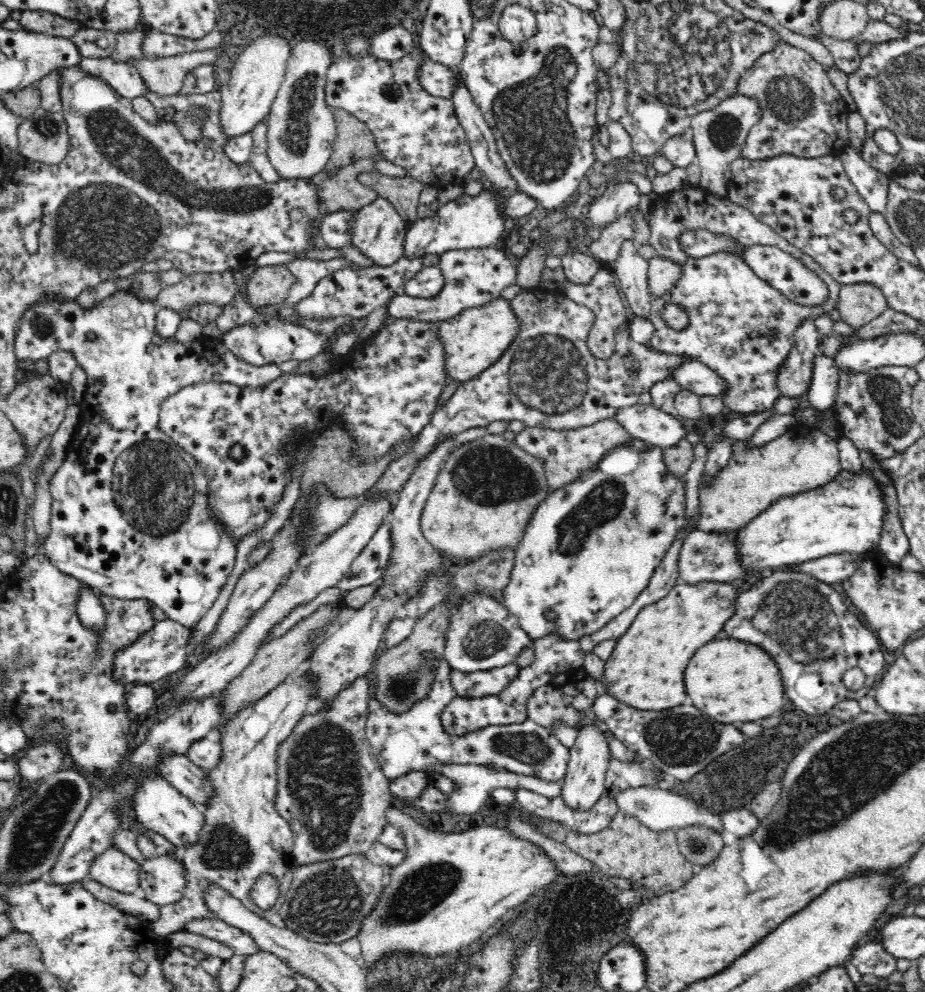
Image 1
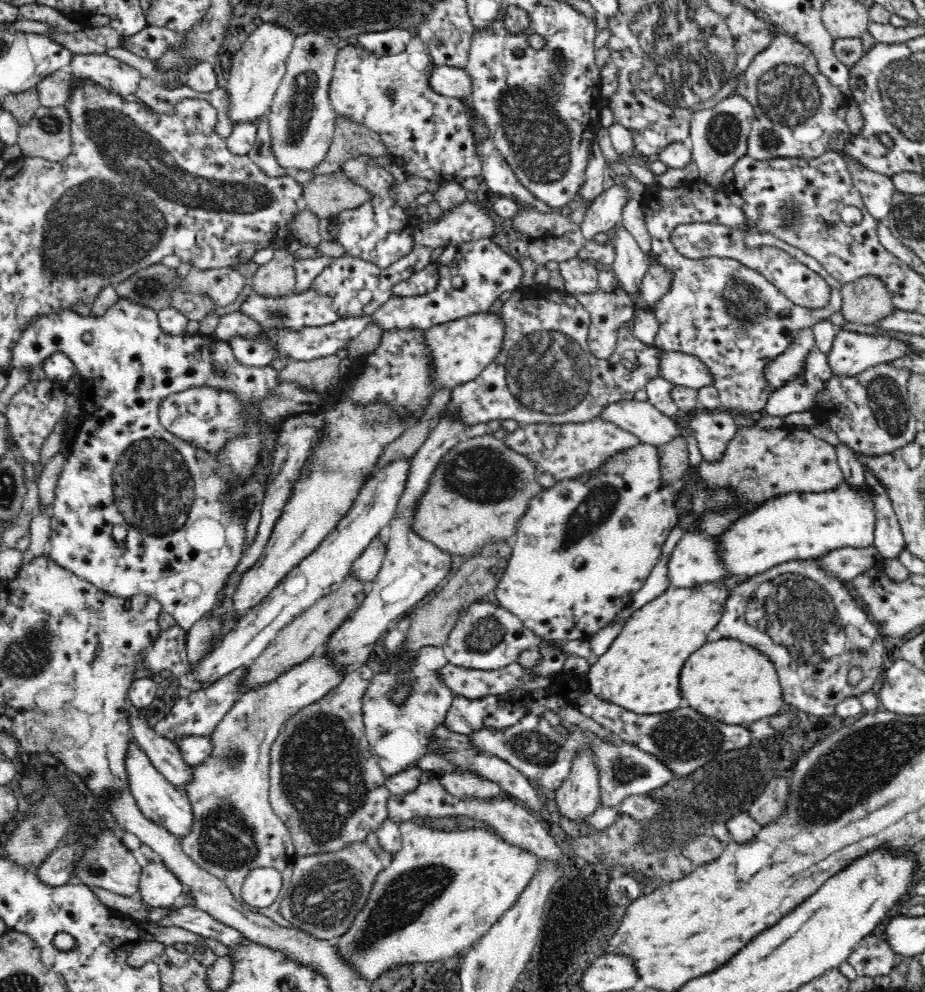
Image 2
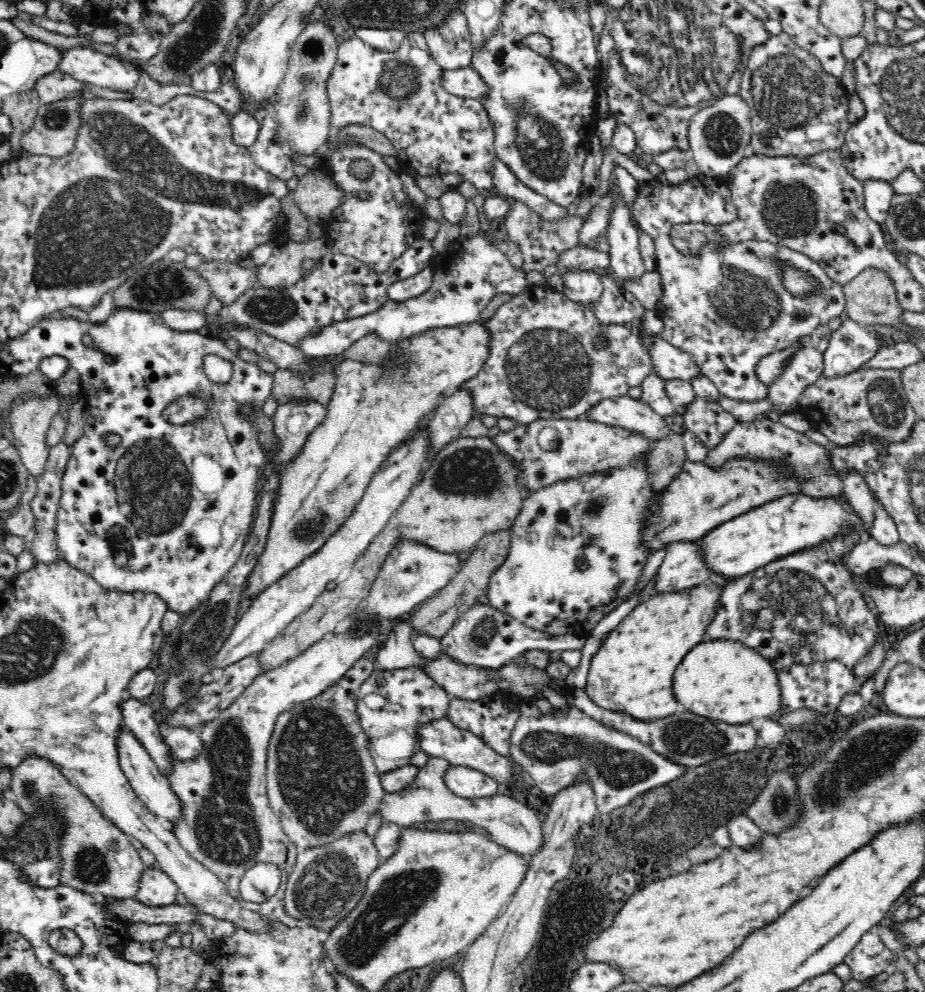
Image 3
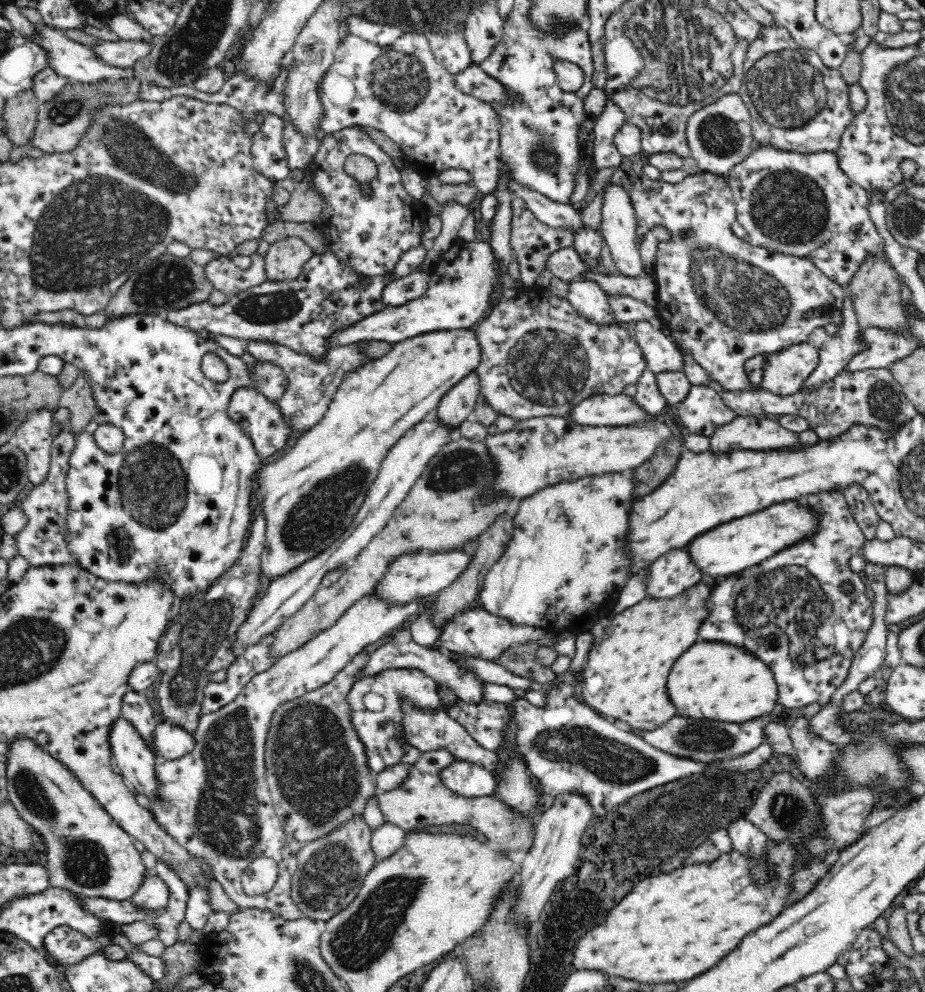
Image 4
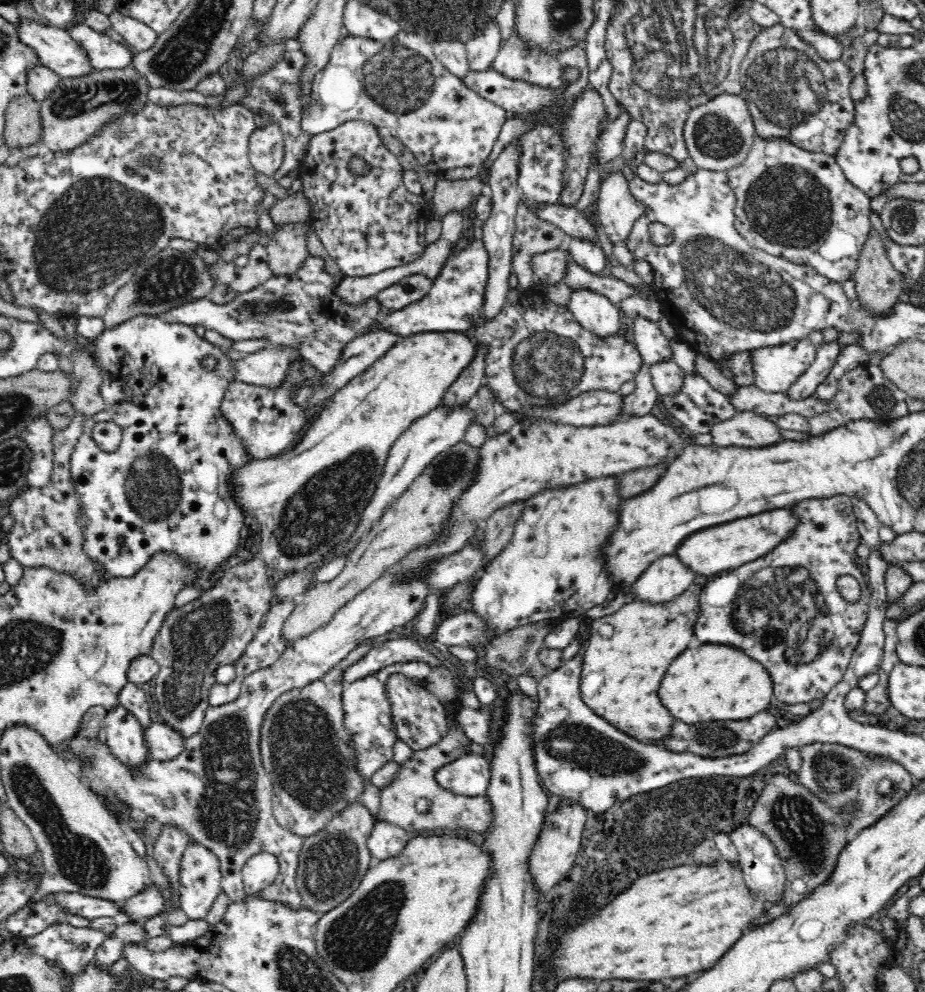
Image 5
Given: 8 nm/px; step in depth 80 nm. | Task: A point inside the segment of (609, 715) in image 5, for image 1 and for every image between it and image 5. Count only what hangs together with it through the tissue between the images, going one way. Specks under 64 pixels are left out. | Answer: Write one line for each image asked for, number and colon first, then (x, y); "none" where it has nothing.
1: (646, 671)
2: (641, 672)
3: (633, 671)
4: (625, 677)

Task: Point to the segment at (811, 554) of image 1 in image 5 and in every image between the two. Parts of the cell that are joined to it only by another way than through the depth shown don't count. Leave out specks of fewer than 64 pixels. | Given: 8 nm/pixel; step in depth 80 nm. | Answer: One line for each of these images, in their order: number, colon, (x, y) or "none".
2: (795, 526)
3: (793, 523)
4: (728, 549)
5: (725, 547)

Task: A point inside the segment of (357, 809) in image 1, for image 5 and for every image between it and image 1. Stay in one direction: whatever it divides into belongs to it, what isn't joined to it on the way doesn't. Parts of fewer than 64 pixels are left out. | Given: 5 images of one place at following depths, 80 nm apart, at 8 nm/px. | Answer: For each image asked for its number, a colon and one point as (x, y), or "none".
2: (325, 784)
3: (322, 782)
4: (319, 779)
5: (306, 750)

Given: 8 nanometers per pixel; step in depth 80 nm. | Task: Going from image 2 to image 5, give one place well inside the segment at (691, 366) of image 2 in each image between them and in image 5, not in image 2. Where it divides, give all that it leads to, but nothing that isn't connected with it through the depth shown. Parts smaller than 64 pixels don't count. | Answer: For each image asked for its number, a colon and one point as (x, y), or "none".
3: (670, 363)
4: (661, 354)
5: (654, 348)

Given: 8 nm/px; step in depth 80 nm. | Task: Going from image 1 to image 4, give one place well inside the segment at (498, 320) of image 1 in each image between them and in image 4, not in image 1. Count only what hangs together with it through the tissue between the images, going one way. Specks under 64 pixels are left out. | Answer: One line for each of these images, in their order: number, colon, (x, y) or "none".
2: (462, 348)
3: (372, 410)
4: (309, 496)

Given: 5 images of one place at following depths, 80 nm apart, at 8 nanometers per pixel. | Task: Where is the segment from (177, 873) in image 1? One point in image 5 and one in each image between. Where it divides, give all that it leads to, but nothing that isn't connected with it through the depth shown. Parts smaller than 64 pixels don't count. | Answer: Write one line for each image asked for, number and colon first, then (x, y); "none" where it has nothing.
2: (158, 887)
3: (156, 889)
4: (154, 893)
5: (147, 903)

